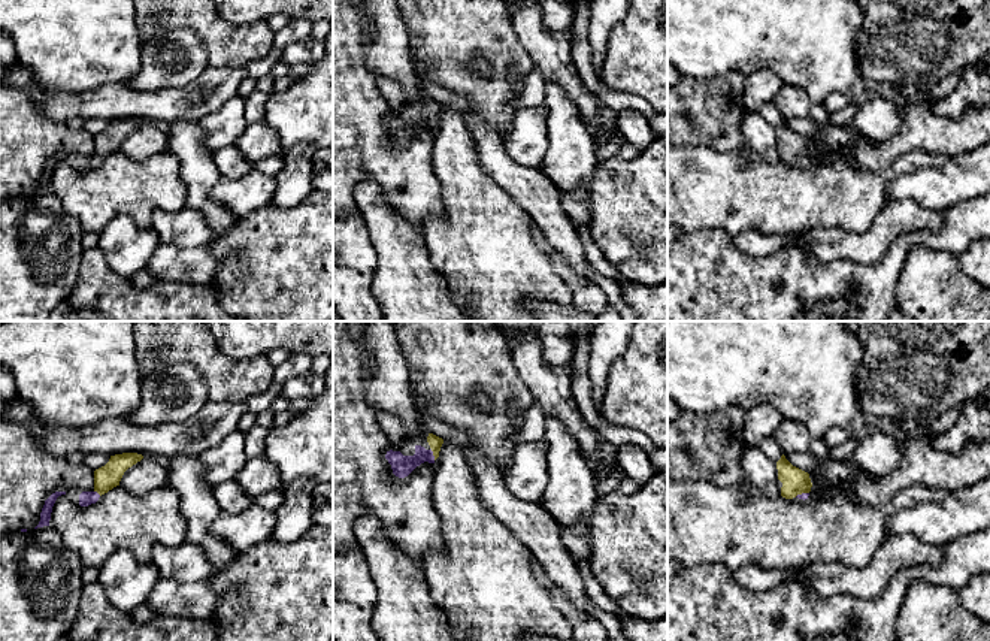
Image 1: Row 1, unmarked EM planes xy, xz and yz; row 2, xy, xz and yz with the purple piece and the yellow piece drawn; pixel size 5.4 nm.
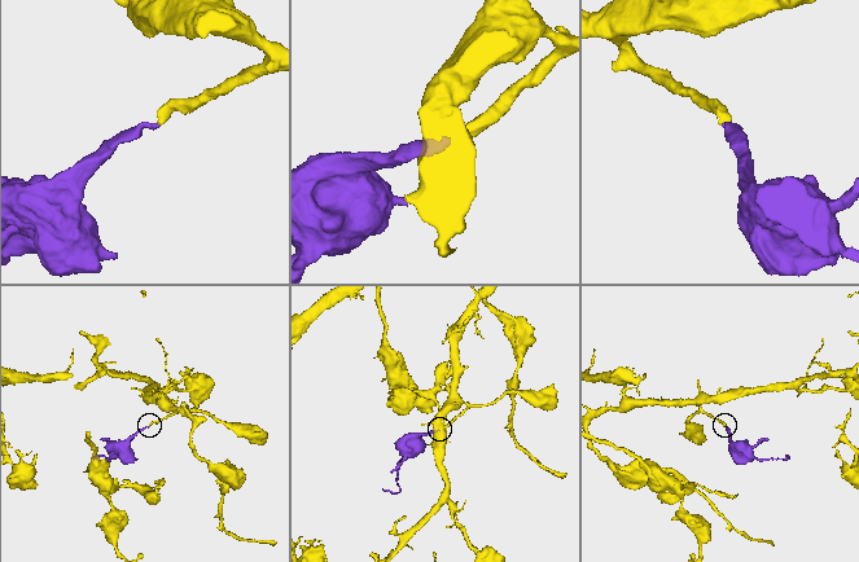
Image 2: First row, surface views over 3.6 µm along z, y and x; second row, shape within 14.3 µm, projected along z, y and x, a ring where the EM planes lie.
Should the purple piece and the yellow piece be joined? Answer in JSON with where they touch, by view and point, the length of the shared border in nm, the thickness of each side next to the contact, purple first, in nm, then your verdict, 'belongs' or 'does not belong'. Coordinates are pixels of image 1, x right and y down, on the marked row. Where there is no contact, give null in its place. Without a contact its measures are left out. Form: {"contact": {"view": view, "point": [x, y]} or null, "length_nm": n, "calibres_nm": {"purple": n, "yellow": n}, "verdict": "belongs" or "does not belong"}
{"contact": {"view": "xz", "point": [432, 454]}, "length_nm": 60, "calibres_nm": {"purple": 110, "yellow": 70}, "verdict": "belongs"}

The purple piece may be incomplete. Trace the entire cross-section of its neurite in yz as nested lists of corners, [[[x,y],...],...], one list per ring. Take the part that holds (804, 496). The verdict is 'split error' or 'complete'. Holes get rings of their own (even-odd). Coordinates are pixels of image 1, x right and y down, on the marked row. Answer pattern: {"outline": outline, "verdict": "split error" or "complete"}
{"outline": [[[785,456],[776,462],[778,480],[782,483],[781,496],[785,499],[808,499],[812,483],[809,474],[793,466]]], "verdict": "split error"}

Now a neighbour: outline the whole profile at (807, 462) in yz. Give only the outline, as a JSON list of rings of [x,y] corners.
[[[784,453],[785,459],[796,468],[805,472],[817,472],[821,469],[823,460],[811,453]]]

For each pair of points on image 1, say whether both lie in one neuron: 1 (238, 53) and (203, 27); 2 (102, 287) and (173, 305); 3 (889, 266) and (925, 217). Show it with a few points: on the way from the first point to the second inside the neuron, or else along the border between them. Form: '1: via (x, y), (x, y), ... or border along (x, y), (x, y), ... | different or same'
1: via (229, 45), (212, 29) | same
2: via (120, 305), (156, 305) | same
3: border along (944, 212), (938, 230), (902, 233), (886, 253) | different

